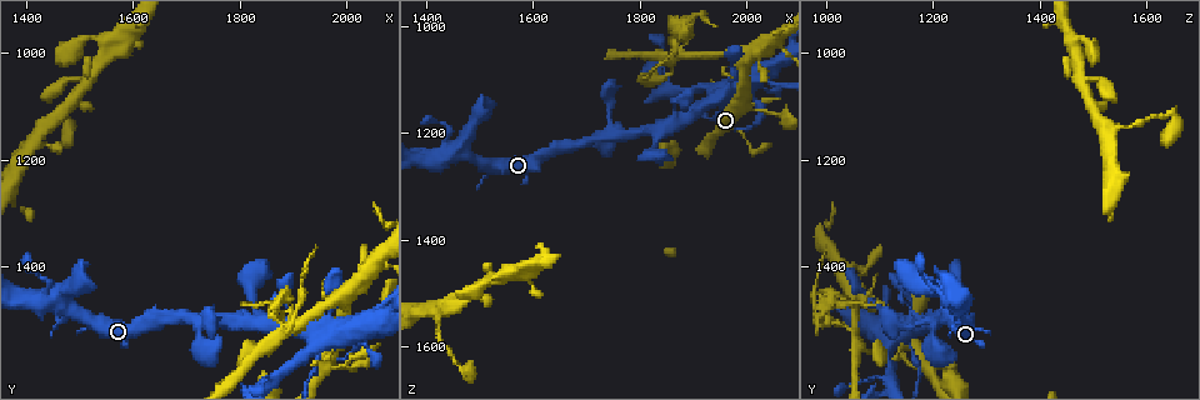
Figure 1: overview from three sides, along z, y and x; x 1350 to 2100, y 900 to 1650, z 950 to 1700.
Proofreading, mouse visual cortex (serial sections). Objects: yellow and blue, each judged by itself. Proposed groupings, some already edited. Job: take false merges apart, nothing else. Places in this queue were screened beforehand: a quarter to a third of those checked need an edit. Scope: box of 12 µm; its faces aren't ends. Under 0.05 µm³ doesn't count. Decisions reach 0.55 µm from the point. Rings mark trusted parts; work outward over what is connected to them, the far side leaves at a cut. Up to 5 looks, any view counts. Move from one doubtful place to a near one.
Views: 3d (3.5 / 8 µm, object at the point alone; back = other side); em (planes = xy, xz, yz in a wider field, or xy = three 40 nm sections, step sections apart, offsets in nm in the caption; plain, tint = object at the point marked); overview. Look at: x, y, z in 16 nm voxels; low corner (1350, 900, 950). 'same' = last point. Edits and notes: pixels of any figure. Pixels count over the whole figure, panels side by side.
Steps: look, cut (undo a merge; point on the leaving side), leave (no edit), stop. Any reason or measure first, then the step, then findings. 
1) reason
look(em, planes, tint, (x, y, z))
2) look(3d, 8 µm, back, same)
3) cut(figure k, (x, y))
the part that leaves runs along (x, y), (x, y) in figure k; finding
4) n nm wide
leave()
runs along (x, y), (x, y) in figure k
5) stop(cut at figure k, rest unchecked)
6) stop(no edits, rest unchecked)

narrows sharply
look(3d, 3.5 µm, (1950, 1525, 1135))

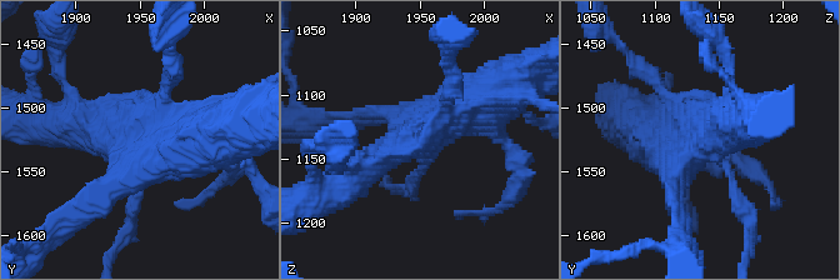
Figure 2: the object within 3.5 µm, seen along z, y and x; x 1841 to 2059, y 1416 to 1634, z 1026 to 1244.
now the EM
look(em, xy, step 2, tint, (1946, 1526, 1132))

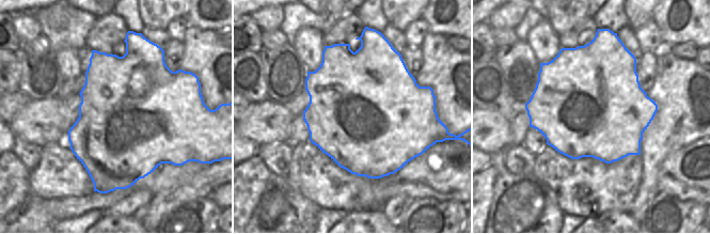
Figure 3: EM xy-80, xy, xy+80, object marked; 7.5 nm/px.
cut(figure 2, (741, 210))
the part that leaves runs along (730, 175), (749, 216), (749, 259) in figure 2; a second cell is stuck on

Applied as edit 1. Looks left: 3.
three-way junction
look(3d, 8 µm, (2050, 1395, 1025))

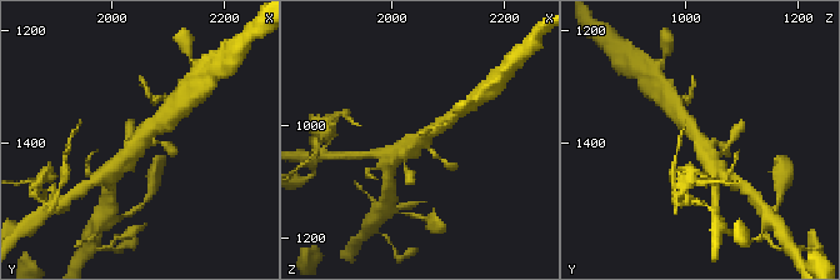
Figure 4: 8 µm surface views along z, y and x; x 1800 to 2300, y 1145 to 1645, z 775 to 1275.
shape alone is not enough
look(em, xy, step 3, tint, (2045, 1390, 1020))

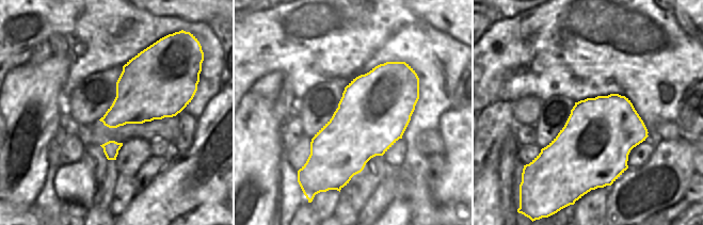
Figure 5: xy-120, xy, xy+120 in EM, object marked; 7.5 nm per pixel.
leave()
runs along (116, 165), (164, 116) in figure 4; one cell here

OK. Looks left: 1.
stop(cut at figure 2, rest unchecked)

